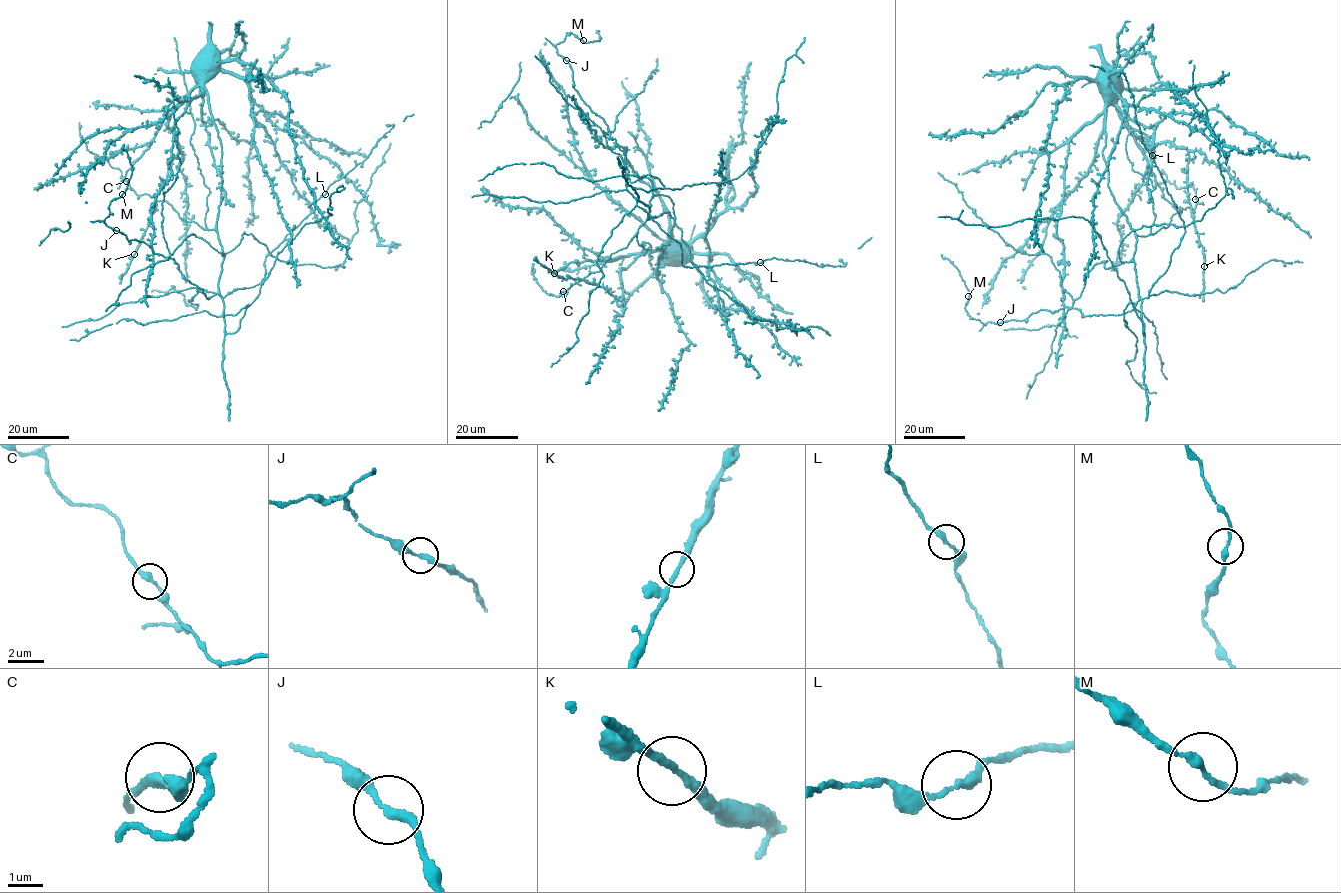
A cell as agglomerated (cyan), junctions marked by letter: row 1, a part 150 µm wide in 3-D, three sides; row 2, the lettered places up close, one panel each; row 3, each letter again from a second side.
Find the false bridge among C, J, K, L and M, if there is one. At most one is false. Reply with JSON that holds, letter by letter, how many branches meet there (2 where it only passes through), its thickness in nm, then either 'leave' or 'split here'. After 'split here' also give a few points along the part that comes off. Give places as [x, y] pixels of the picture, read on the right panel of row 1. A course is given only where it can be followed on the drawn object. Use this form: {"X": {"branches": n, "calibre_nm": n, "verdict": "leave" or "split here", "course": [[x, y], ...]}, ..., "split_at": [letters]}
{"C": {"branches": 2, "calibre_nm": 240, "verdict": "leave"}, "J": {"branches": 2, "calibre_nm": 240, "verdict": "leave"}, "K": {"branches": 2, "calibre_nm": 220, "verdict": "leave"}, "L": {"branches": 2, "calibre_nm": 220, "verdict": "leave"}, "M": {"branches": 2, "calibre_nm": 200, "verdict": "leave"}, "split_at": []}

